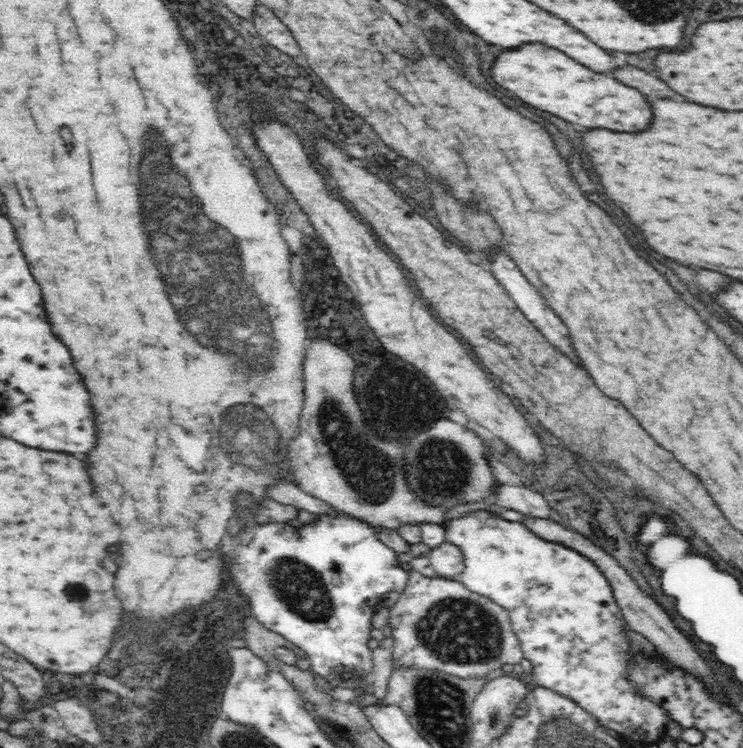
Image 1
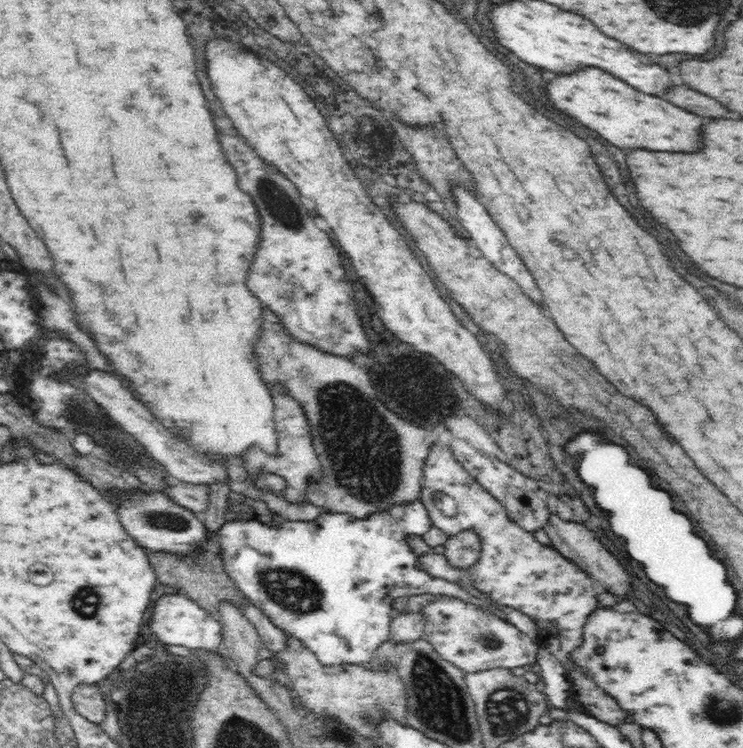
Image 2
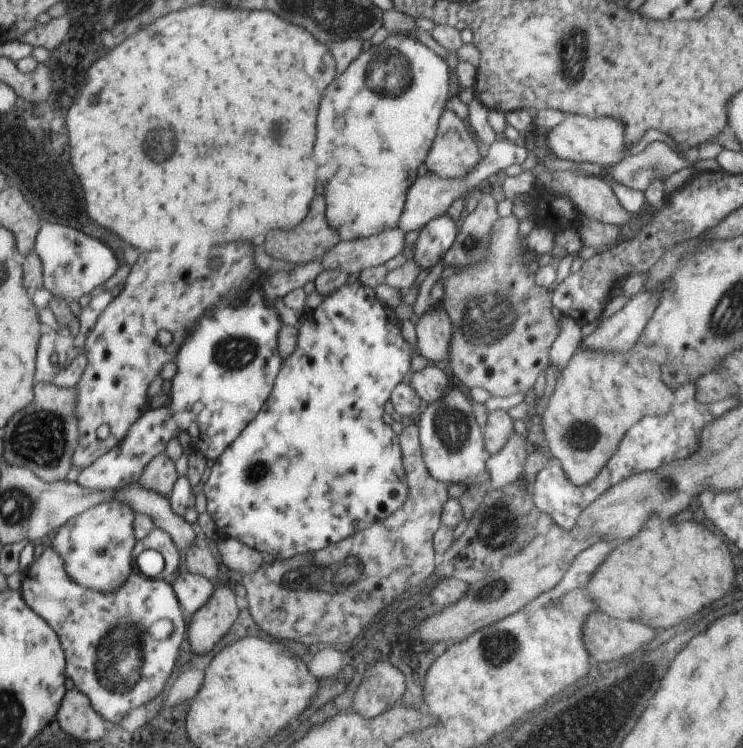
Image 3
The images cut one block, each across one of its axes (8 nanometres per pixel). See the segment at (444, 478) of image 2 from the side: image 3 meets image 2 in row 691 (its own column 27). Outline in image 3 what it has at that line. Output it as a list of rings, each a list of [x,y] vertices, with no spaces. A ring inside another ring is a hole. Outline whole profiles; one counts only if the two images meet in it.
[[[46,544],[40,558],[23,573],[20,590],[32,610],[44,622],[52,622],[52,626],[60,630],[60,638],[64,636],[70,640],[63,642],[67,653],[68,676],[72,678],[76,689],[88,695],[95,710],[114,726],[122,722],[128,710],[146,704],[162,690],[152,688],[148,680],[158,674],[158,680],[166,682],[176,662],[148,662],[144,650],[146,634],[140,626],[150,624],[146,622],[150,608],[160,610],[160,594],[164,616],[170,620],[182,618],[182,608],[168,580],[154,580],[147,575],[142,576],[136,570],[114,594],[90,590],[87,586],[80,586],[67,573],[66,563],[60,558],[59,551]]]

